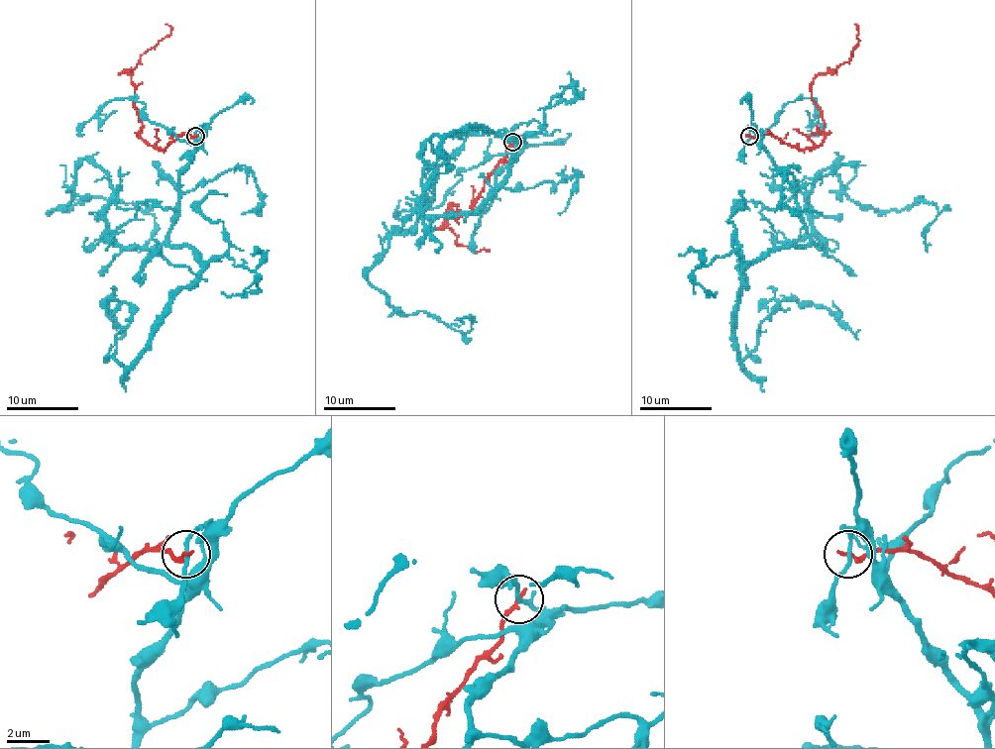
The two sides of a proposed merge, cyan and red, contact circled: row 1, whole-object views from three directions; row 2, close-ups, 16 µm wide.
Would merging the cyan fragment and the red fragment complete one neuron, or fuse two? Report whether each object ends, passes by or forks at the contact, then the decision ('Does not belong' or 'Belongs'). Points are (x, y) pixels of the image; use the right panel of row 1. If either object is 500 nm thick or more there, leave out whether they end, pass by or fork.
At the ring cyan passes by. At the ring red ends. Does not belong

